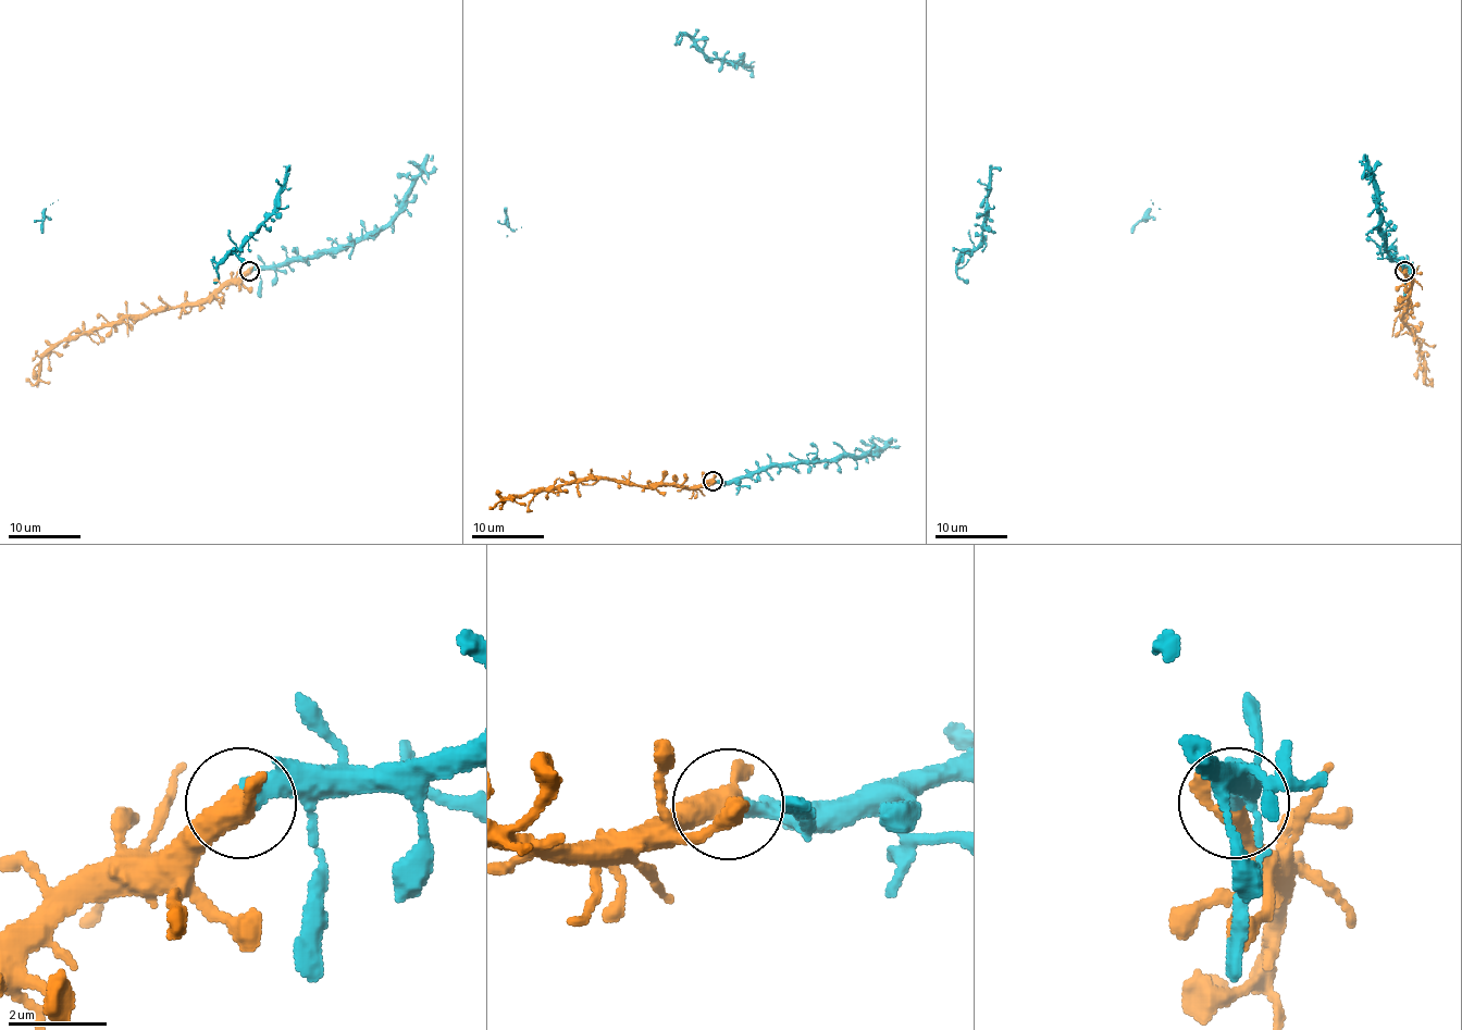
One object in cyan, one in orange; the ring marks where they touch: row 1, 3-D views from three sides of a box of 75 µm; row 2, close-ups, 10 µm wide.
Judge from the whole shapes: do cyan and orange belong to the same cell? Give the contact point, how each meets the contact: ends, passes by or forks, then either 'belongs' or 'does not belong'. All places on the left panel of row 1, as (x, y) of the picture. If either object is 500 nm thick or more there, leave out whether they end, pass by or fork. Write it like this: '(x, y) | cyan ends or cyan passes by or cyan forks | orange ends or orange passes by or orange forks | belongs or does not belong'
(249, 271) | cyan ends | orange passes by | belongs

